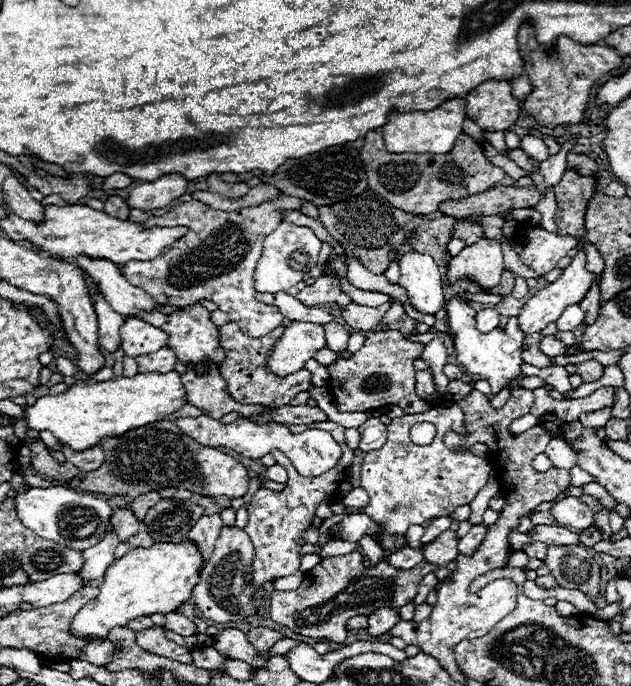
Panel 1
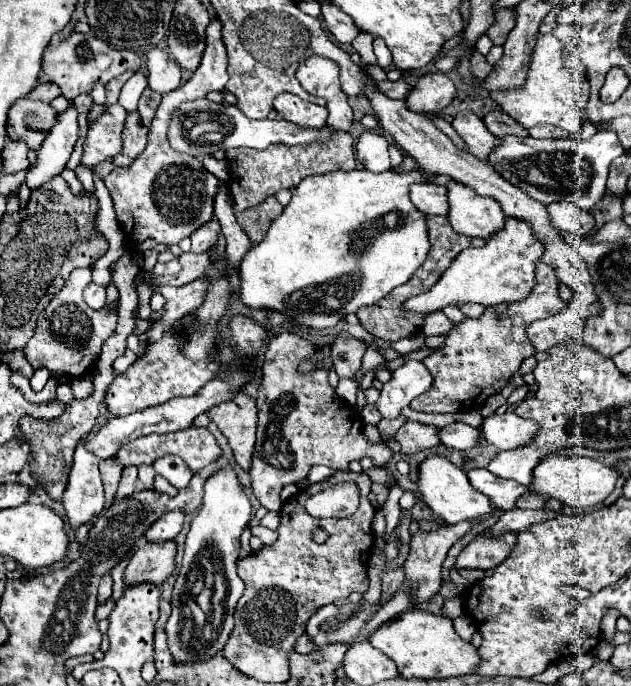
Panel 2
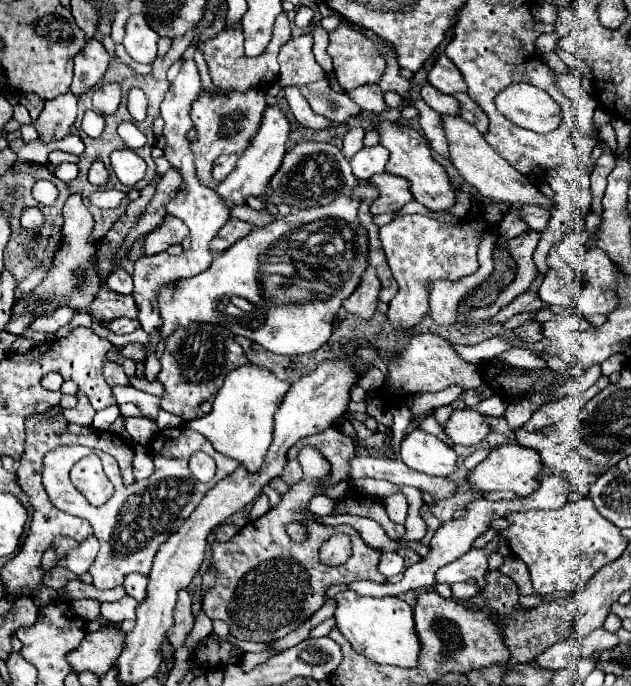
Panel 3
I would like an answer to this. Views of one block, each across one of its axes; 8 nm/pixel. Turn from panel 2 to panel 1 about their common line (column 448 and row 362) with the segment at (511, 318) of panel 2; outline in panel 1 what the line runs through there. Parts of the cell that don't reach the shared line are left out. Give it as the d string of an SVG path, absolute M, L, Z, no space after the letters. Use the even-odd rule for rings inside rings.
M386 330L386 332L370 332L366 336L364 346L354 352L350 358L338 358L328 366L332 392L336 398L336 406L340 412L366 412L370 408L380 406L400 406L408 414L426 412L430 408L428 402L418 398L414 394L414 366L412 362L420 358L424 350L424 344L410 342L404 338L398 330Z

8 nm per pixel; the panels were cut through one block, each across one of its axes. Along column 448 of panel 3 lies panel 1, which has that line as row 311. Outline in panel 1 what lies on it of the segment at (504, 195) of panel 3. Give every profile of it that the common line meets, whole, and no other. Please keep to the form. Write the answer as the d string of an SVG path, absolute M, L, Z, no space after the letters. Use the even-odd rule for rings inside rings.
M86 256L74 260L94 278L106 302L122 316L138 316L142 312L152 312L162 306L148 292L132 286L112 262Z

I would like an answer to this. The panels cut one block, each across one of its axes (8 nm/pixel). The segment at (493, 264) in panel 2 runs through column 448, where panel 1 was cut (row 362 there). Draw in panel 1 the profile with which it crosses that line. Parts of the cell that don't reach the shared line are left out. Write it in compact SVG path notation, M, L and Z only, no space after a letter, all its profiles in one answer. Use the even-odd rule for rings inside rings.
M292 320L284 328L284 334L276 340L276 346L272 346L266 368L276 376L294 374L302 370L306 360L314 358L314 354L324 346L326 338L320 324Z

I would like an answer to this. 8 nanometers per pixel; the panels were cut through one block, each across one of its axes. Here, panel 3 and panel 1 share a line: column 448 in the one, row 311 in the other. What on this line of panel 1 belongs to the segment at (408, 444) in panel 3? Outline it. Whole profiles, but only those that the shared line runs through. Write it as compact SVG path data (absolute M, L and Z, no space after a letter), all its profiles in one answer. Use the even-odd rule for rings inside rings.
M464 296L452 298L450 302L444 304L446 310L446 318L450 324L450 330L454 332L454 348L458 354L458 362L472 374L480 374L484 376L484 380L490 382L492 386L492 394L496 396L504 386L508 386L512 390L512 384L516 378L522 376L522 340L524 334L518 328L516 316L508 318L508 324L504 330L496 328L492 330L492 334L482 334L476 330L476 322L474 322L474 308L468 306L468 302L464 300Z

